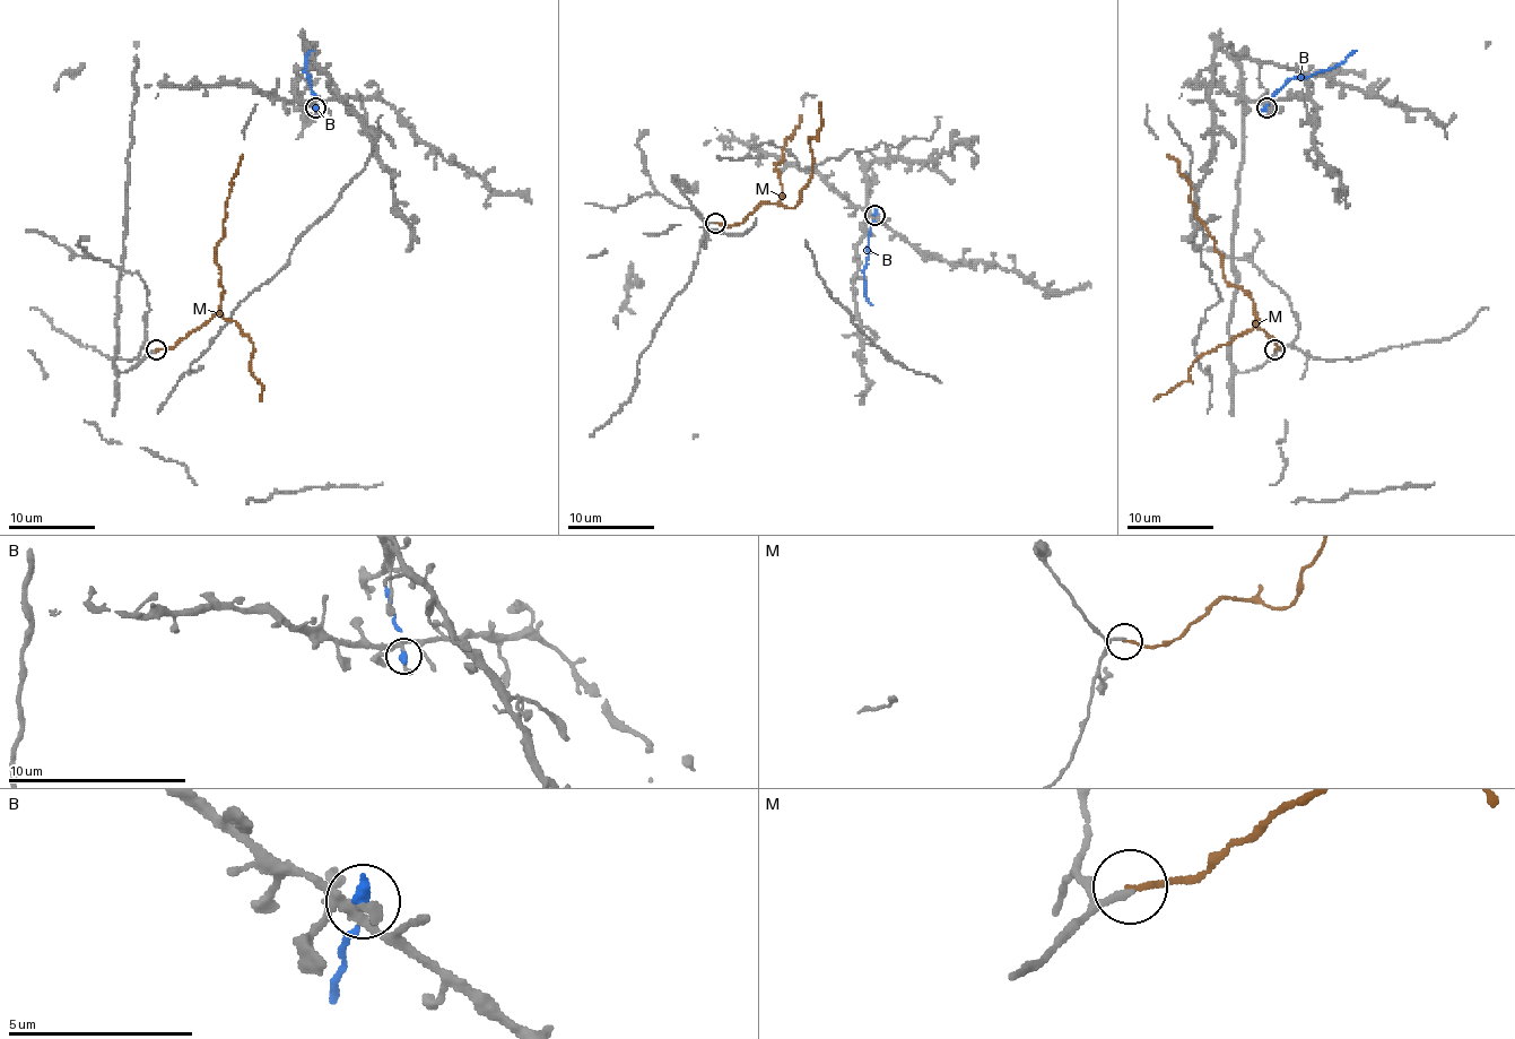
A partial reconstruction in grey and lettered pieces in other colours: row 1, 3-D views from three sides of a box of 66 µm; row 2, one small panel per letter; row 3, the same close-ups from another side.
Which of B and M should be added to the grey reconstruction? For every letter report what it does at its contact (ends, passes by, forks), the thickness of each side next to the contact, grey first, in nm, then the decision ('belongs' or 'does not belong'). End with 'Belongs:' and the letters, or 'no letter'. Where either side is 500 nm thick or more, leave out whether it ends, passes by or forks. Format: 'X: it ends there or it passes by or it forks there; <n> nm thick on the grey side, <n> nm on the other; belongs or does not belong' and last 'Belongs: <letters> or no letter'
B: it ends there; 240 nm thick on the grey side, 340 nm on the other; does not belong
M: it ends there; 120 nm thick on the grey side, 140 nm on the other; belongs
Belongs: M

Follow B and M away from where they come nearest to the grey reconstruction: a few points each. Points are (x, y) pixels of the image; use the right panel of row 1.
B: (1265, 106), (1291, 78), (1306, 78), (1339, 66), (1356, 50)
M: (1274, 348), (1277, 341), (1255, 325), (1253, 301), (1225, 279), (1220, 253), (1190, 199), (1190, 182), (1166, 154)

